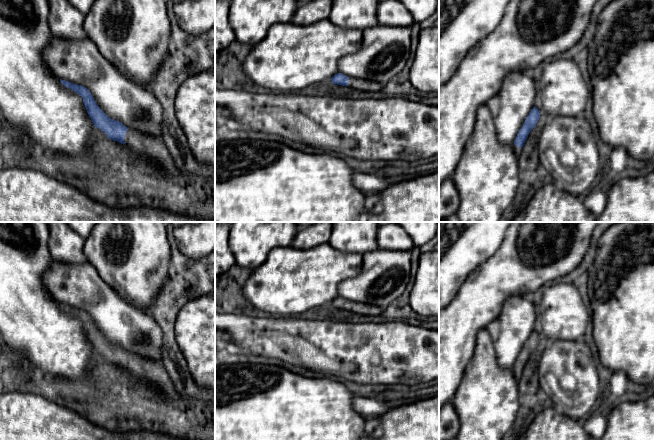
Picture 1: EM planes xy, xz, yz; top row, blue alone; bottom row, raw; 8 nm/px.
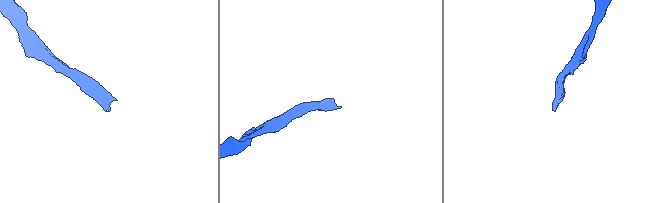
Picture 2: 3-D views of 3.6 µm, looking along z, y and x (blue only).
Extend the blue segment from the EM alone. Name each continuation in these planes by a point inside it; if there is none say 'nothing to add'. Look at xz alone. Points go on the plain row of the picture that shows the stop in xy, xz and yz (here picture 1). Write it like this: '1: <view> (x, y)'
1: xz (360, 308)

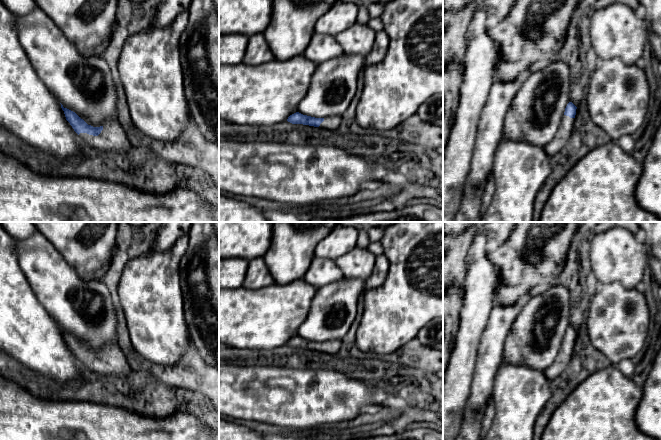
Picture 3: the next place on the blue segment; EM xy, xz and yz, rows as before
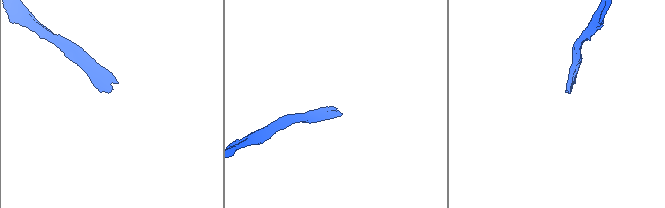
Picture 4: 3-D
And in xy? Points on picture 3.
1: xy (113, 360)

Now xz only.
1: xz (332, 347)

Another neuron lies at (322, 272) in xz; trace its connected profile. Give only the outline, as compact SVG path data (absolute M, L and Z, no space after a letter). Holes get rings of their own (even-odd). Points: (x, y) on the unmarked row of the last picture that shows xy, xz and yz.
M314 256L303 280L311 286L321 288L339 282L343 278L344 275L336 265L335 260Z

